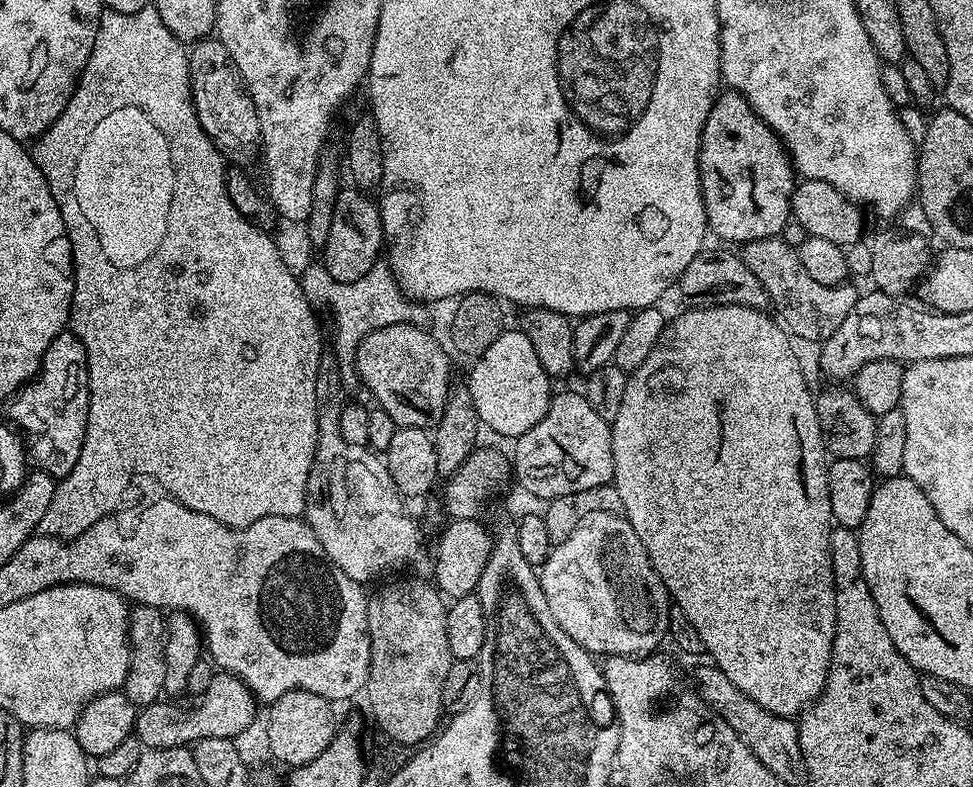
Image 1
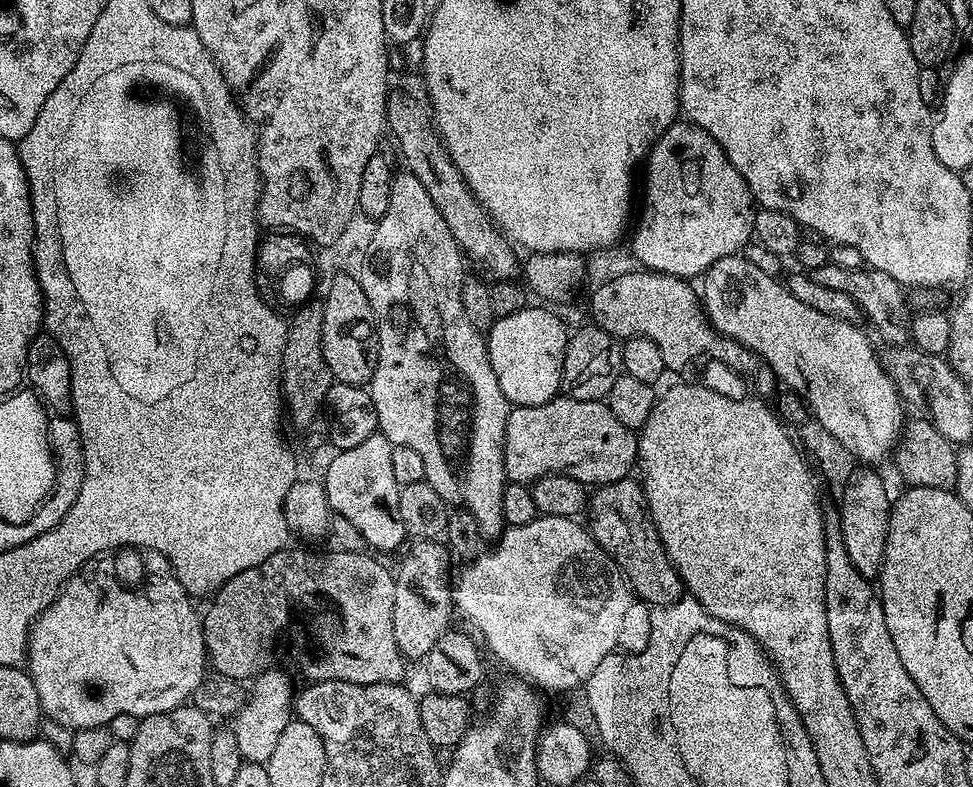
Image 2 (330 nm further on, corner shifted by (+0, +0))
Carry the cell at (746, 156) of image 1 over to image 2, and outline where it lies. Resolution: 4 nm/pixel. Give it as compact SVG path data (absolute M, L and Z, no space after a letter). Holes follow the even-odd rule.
M691 122L671 124L648 151L642 180L643 176L644 209L640 212L640 225L632 236L632 252L641 269L691 281L692 276L703 277L718 258L737 255L753 239L752 223L757 209L750 190L742 174L738 174L730 158L726 158L722 146L698 125Z

